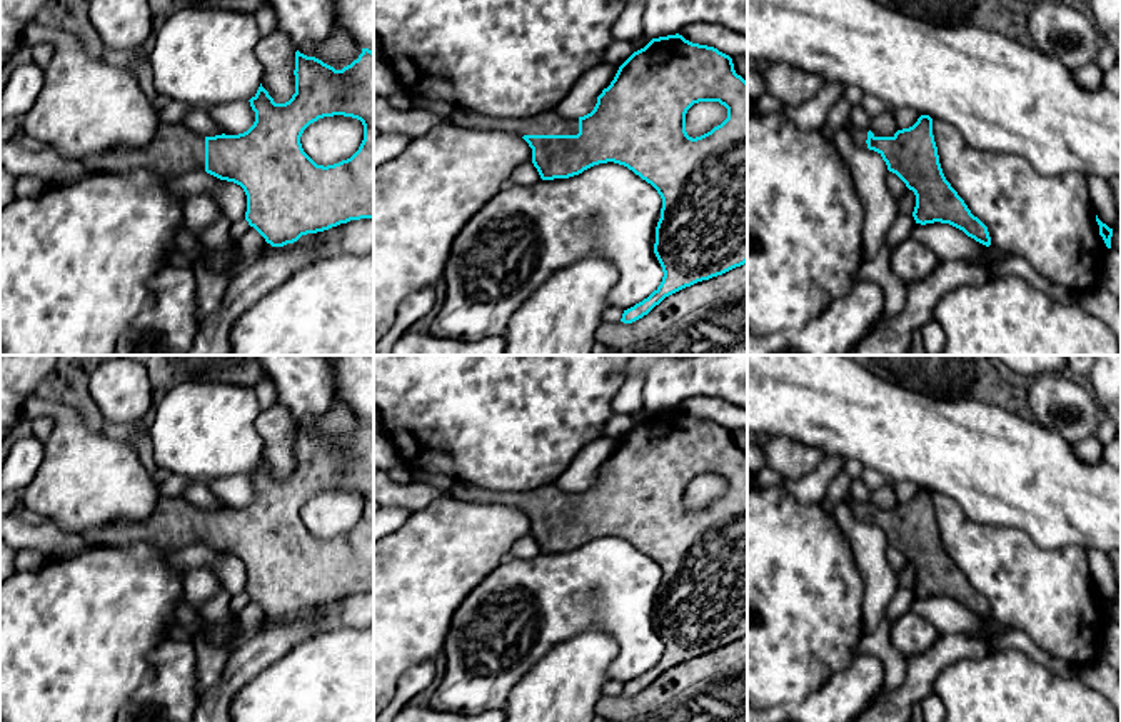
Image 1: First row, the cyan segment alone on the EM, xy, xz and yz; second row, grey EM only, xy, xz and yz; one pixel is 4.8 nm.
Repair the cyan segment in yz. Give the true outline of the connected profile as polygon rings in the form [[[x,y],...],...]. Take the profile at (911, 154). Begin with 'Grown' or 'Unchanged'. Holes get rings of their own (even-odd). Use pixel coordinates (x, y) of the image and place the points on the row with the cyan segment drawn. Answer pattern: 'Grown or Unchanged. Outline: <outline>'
Grown. Outline: [[[921,115],[912,127],[897,130],[892,137],[852,127],[847,132],[857,147],[877,152],[887,170],[914,192],[916,223],[949,223],[976,242],[991,245],[988,227],[971,213],[943,173],[929,115]]]

